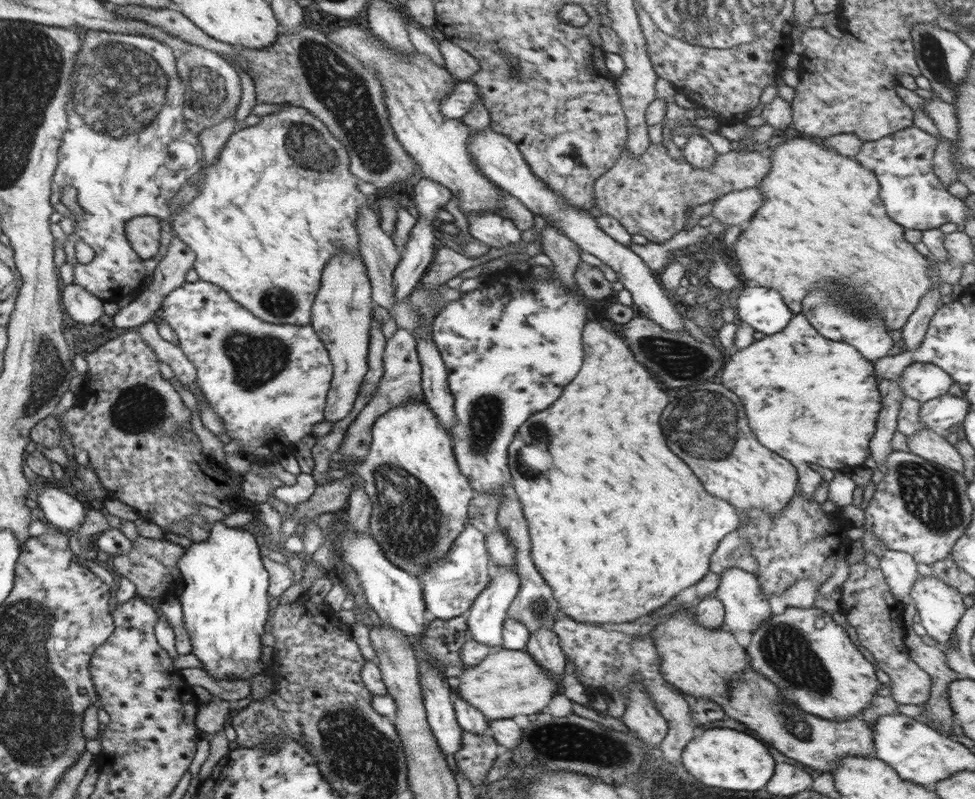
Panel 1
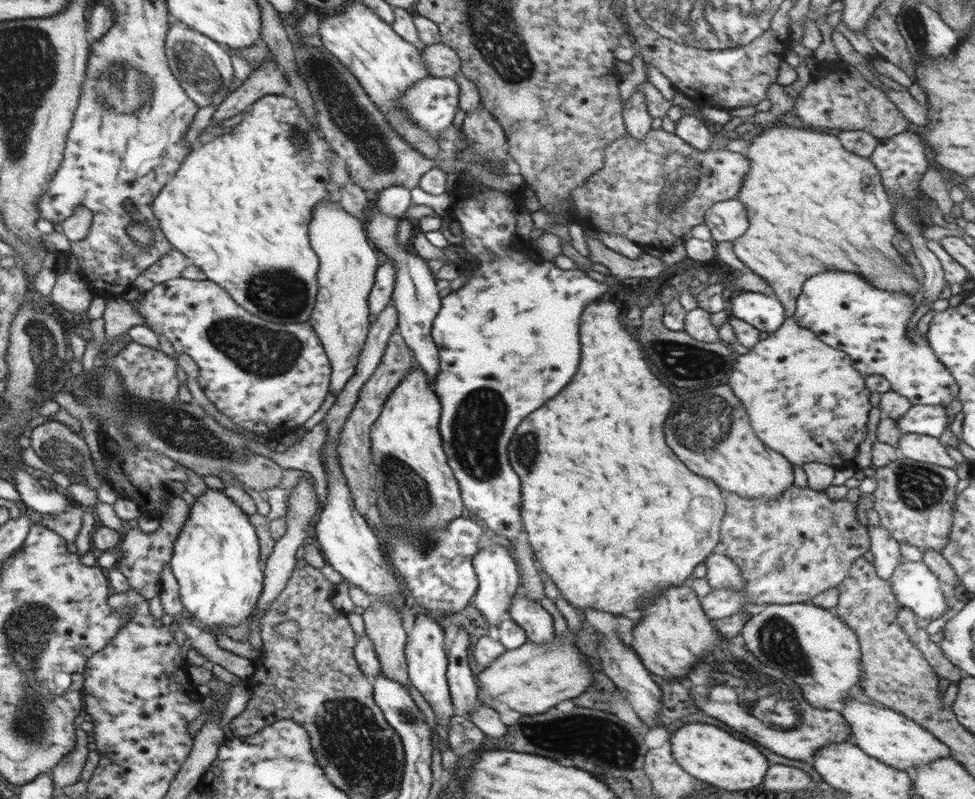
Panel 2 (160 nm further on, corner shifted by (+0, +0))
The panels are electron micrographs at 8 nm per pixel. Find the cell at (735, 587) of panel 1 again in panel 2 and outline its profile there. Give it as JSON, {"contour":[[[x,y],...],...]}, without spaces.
{"contour":[[[720,549],[712,552],[702,564],[706,565],[705,578],[710,582],[712,589],[730,588],[730,590],[736,590],[736,592],[746,590],[740,569]]]}

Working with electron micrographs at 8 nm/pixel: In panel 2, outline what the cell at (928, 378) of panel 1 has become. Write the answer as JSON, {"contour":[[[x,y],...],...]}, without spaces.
{"contour":[[[826,270],[808,278],[803,284],[792,317],[800,327],[812,331],[824,344],[847,352],[855,369],[864,377],[880,374],[886,378],[891,390],[905,396],[912,405],[948,406],[959,395],[959,386],[948,368],[938,360],[926,335],[918,334],[918,328],[908,328],[916,309],[912,293],[881,289],[855,272]]]}

